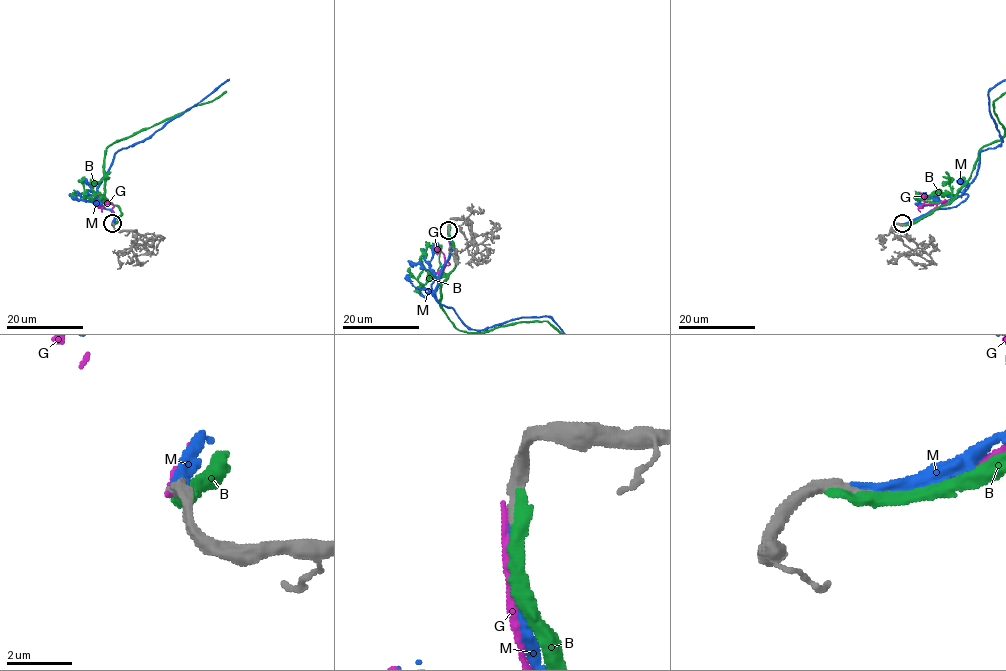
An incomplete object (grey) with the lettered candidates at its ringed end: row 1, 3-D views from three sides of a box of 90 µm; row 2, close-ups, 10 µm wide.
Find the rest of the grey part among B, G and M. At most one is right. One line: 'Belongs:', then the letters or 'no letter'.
Belongs: M

